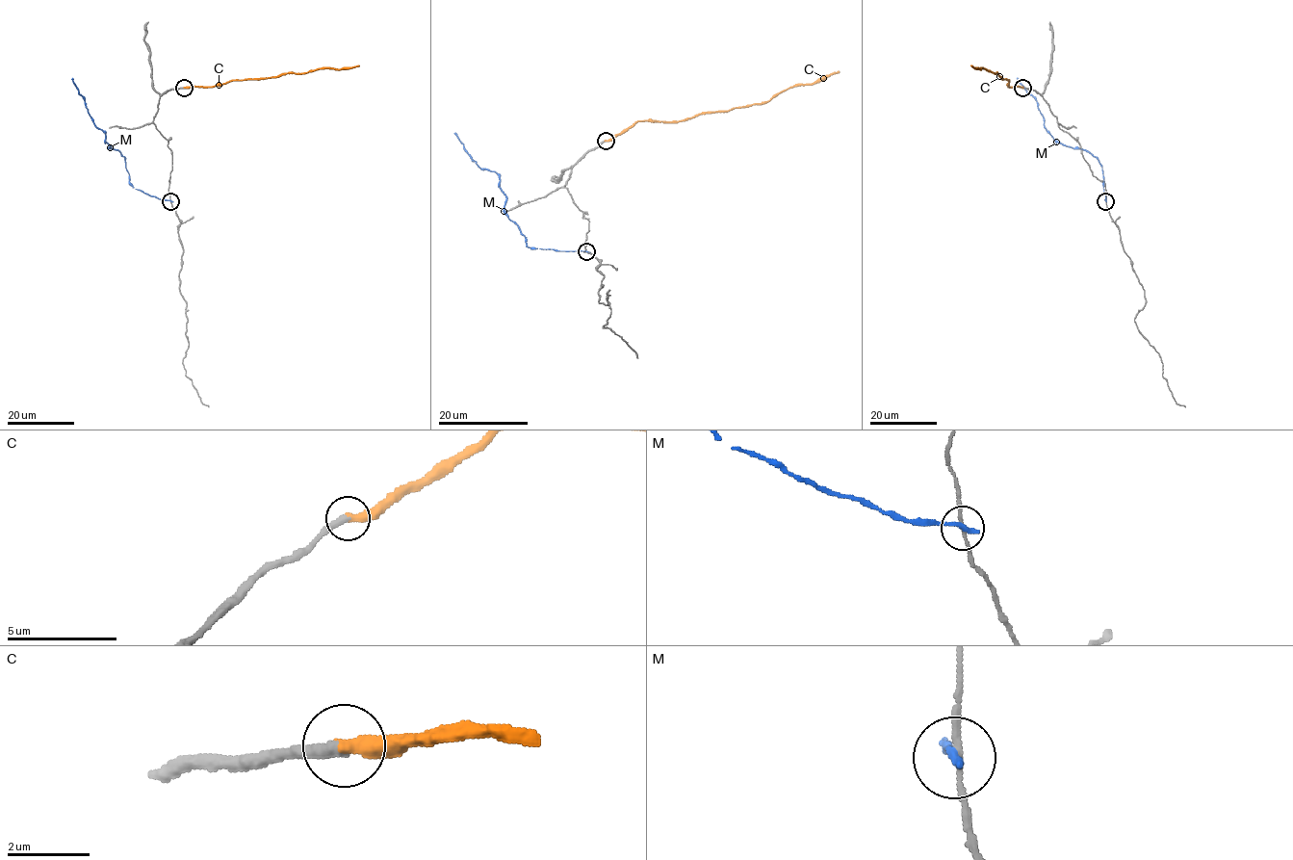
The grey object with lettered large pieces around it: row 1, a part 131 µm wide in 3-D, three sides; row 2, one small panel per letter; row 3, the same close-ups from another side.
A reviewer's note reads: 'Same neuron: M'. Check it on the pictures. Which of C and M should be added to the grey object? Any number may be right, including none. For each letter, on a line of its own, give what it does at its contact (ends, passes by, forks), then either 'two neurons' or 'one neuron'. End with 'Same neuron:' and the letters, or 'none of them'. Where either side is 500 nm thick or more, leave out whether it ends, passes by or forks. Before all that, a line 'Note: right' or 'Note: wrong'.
Note: wrong
C: it ends there; one neuron
M: it ends there; two neurons
Same neuron: C

